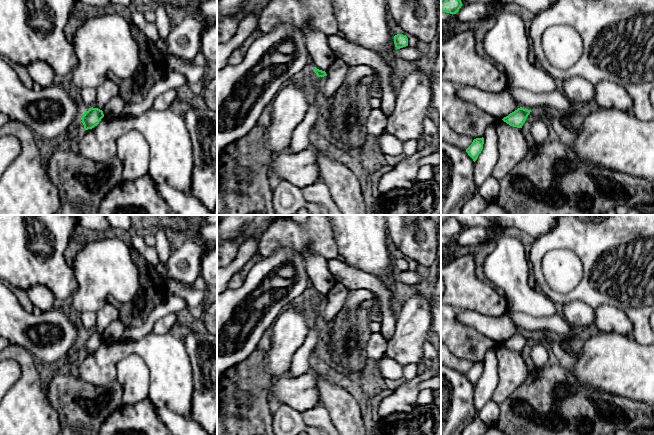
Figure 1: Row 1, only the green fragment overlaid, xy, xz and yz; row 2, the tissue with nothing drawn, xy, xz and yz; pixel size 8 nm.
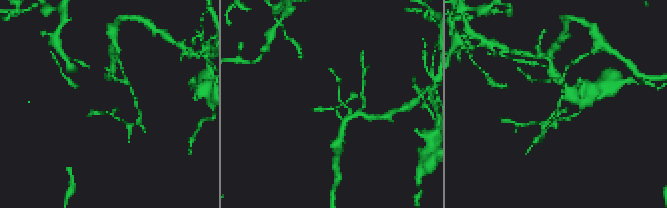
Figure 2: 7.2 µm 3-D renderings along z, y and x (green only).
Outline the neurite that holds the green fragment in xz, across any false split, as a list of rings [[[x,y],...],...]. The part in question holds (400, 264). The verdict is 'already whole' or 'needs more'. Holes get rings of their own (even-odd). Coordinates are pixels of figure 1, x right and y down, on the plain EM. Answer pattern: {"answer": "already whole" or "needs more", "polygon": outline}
{"answer": "already whole", "polygon": [[[397,258],[394,260],[394,268],[396,273],[400,273],[408,270],[408,262],[406,259]]]}

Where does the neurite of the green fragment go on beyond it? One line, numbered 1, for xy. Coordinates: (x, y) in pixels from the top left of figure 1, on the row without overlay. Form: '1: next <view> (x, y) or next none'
1: next none

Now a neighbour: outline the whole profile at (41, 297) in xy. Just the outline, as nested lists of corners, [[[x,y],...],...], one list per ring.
[[[40,284],[30,287],[27,290],[27,294],[33,306],[42,311],[53,309],[57,302],[51,290]]]

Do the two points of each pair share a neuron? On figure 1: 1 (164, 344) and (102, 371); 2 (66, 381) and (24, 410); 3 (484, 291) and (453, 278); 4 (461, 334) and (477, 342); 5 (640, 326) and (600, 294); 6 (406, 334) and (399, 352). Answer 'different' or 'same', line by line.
1: same
2: different
3: same
4: same
5: same
6: same

